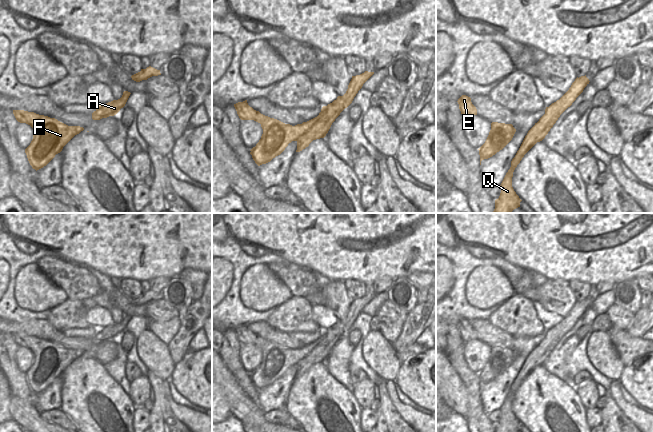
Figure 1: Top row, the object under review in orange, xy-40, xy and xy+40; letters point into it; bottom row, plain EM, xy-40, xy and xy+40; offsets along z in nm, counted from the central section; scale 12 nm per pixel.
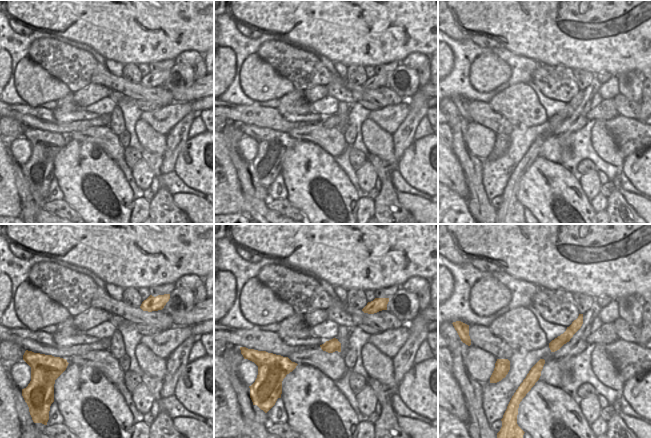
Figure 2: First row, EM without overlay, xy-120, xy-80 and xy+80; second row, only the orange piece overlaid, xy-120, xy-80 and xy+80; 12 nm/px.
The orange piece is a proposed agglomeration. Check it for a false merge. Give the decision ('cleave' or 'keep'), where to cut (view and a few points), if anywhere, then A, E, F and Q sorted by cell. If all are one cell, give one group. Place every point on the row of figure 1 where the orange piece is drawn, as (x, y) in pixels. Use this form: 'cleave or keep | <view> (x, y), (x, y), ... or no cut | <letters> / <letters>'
cleave | xy (318, 116), (315, 123), (295, 140) | A Q / E F

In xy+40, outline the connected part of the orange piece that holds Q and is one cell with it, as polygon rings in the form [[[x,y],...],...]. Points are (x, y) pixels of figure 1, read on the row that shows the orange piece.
[[[585,76],[577,77],[569,90],[556,102],[546,107],[542,119],[528,131],[519,150],[511,161],[511,167],[506,173],[500,188],[501,193],[495,200],[495,209],[493,213],[511,213],[514,209],[520,207],[522,201],[512,187],[513,172],[520,163],[524,155],[537,143],[542,141],[550,129],[556,123],[560,115],[572,105],[576,98],[583,92],[589,84],[589,79]]]

